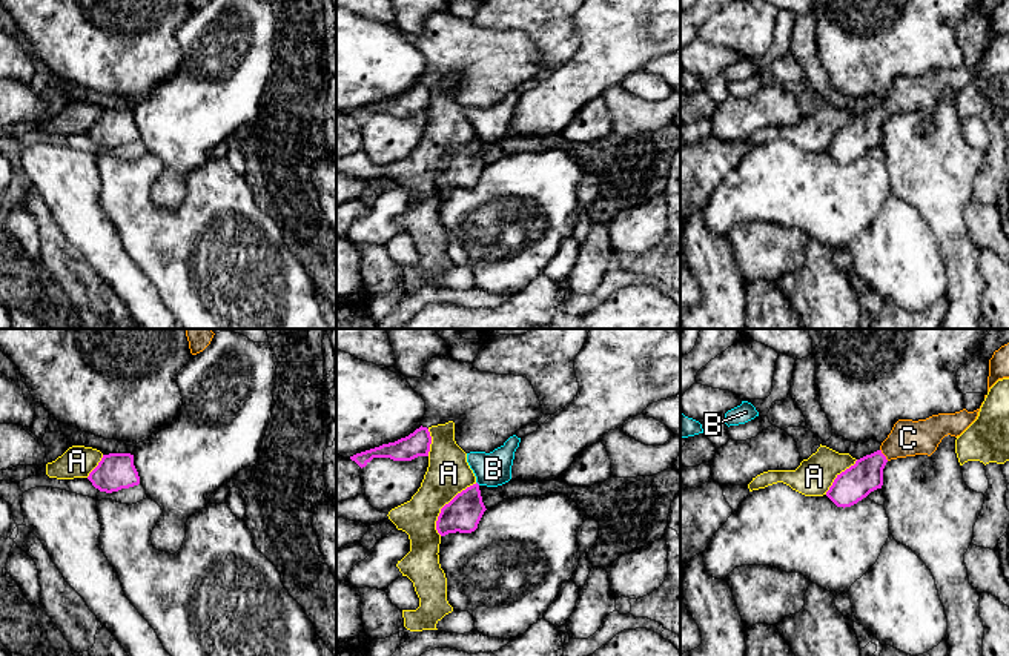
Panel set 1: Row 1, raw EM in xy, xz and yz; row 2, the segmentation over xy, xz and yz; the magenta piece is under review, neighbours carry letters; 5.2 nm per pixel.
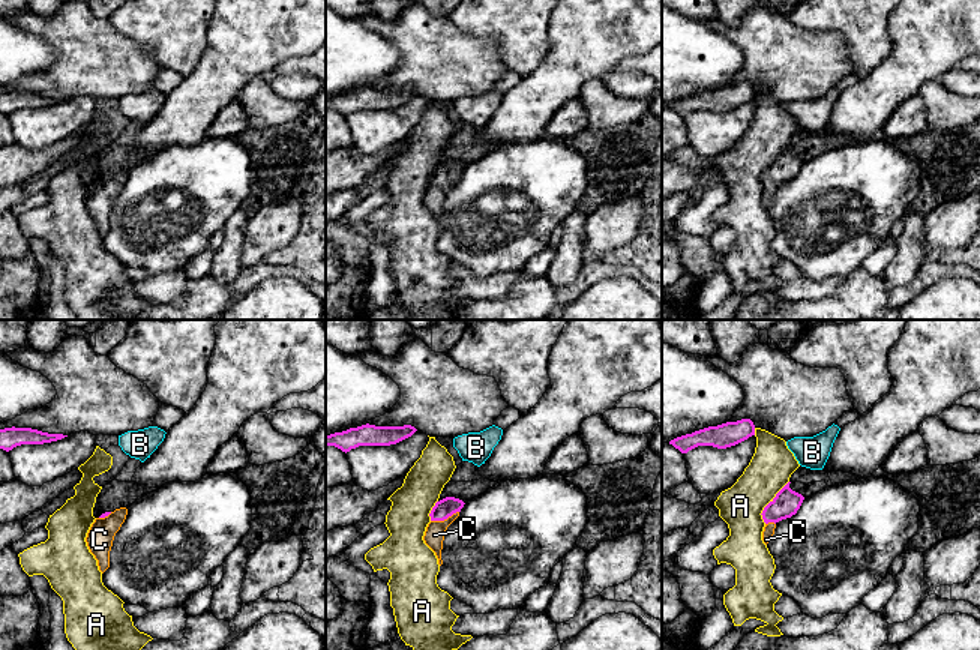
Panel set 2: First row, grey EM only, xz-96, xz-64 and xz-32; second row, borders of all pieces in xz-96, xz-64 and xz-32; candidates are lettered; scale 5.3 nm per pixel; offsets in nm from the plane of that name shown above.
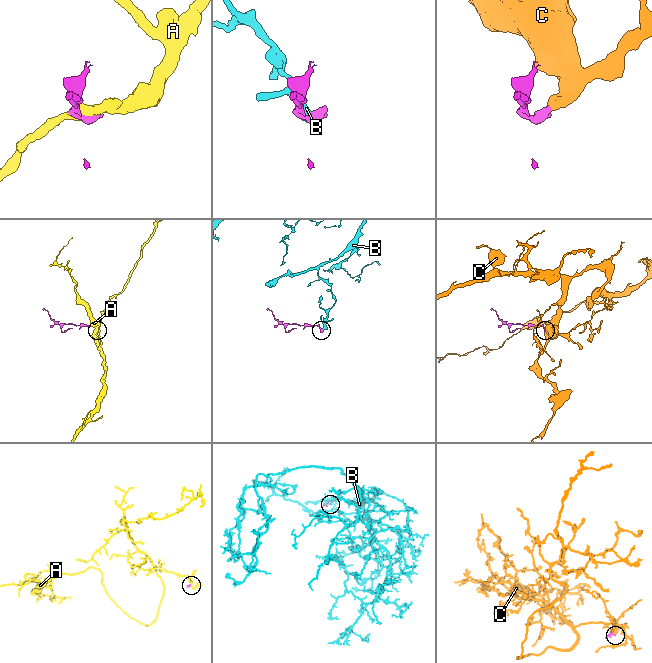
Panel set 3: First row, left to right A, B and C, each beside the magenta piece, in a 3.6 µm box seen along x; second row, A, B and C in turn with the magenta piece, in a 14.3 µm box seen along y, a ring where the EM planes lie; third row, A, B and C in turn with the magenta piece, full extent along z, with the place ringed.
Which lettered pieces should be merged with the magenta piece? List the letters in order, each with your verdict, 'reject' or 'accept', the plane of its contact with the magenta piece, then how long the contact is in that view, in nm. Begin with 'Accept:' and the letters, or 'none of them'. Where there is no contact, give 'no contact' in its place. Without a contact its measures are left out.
Accept: C
A: reject | xz | 340 nm
B: reject | no contact
C: accept | yz | 80 nm

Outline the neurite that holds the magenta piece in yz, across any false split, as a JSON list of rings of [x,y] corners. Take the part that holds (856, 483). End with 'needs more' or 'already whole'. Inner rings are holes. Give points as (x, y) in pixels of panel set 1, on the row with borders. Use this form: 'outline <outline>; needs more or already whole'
outline [[[980,409],[938,413],[926,419],[898,419],[880,449],[855,461],[837,475],[826,496],[837,507],[851,507],[882,489],[888,461],[915,455],[931,456],[948,435],[960,436],[978,416]]]; needs more

